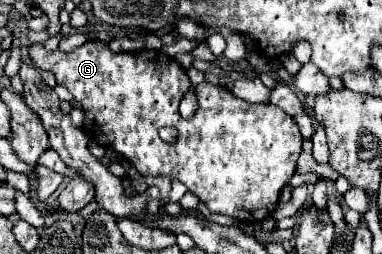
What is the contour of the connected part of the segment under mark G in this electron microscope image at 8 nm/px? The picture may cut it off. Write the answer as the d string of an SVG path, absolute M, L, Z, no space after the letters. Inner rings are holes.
M87 41L71 53L61 53L49 52L42 43L34 43L30 46L29 58L36 68L51 71L57 77L57 83L65 85L81 105L85 113L85 135L101 147L109 147L123 155L141 175L163 175L171 181L181 181L211 213L239 219L239 223L259 223L277 209L279 193L295 173L303 143L299 127L279 107L271 103L251 105L229 93L225 87L203 81L195 87L199 109L185 121L179 115L179 101L183 93L193 87L189 75L175 59L149 49L137 53L113 53L103 41ZM161 127L173 127L177 131L175 143L167 143L157 135Z

